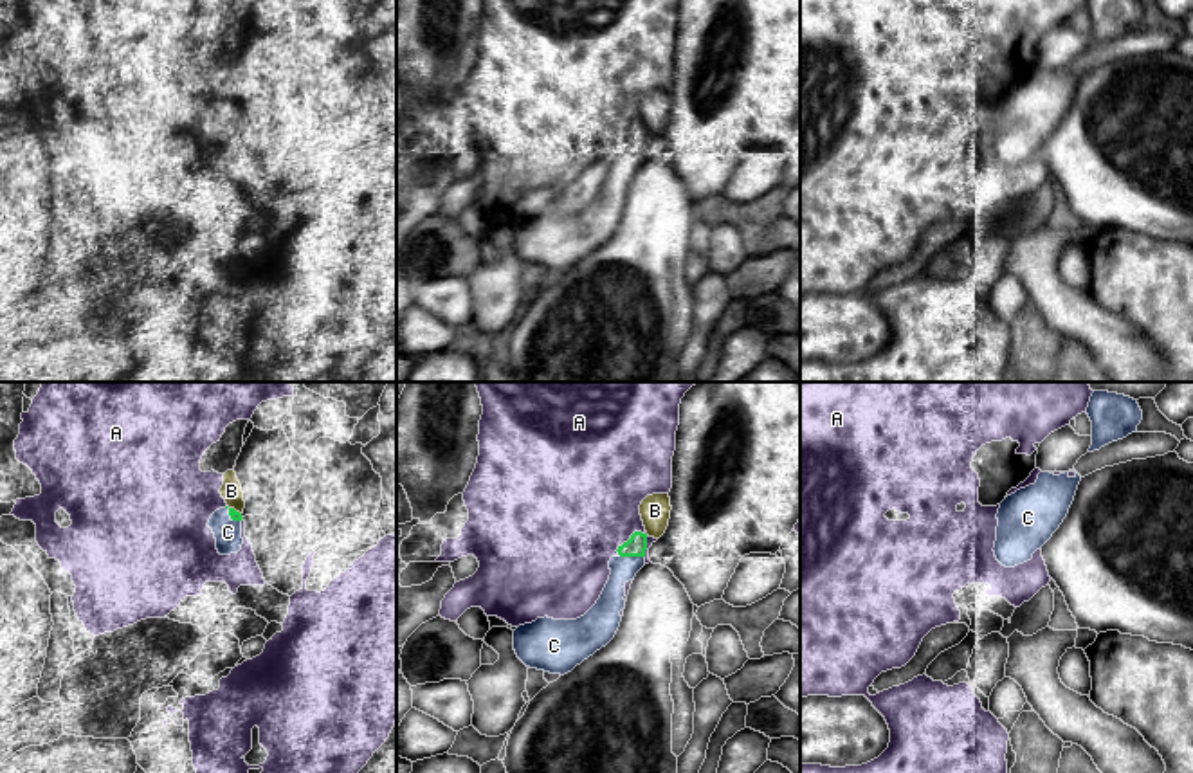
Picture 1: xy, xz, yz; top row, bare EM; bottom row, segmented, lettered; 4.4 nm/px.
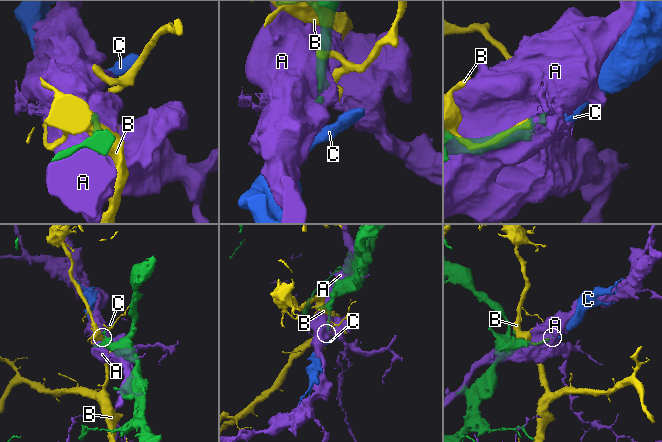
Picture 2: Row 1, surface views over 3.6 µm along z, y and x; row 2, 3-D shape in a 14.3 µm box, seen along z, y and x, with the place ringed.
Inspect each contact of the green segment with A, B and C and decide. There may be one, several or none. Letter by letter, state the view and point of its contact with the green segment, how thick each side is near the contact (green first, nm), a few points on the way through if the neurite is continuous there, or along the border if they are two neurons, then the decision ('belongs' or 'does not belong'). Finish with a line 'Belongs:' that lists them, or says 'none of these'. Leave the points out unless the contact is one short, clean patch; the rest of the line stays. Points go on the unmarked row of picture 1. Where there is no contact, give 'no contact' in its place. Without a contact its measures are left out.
A: contact xz (631, 134); calibres 90 and 460 nm; does not belong
B: contact xy (233, 105); calibres 50 and 100 nm; does not belong
C: contact xz (631, 152); calibres 90 and 120 nm; belongs
Belongs: C

